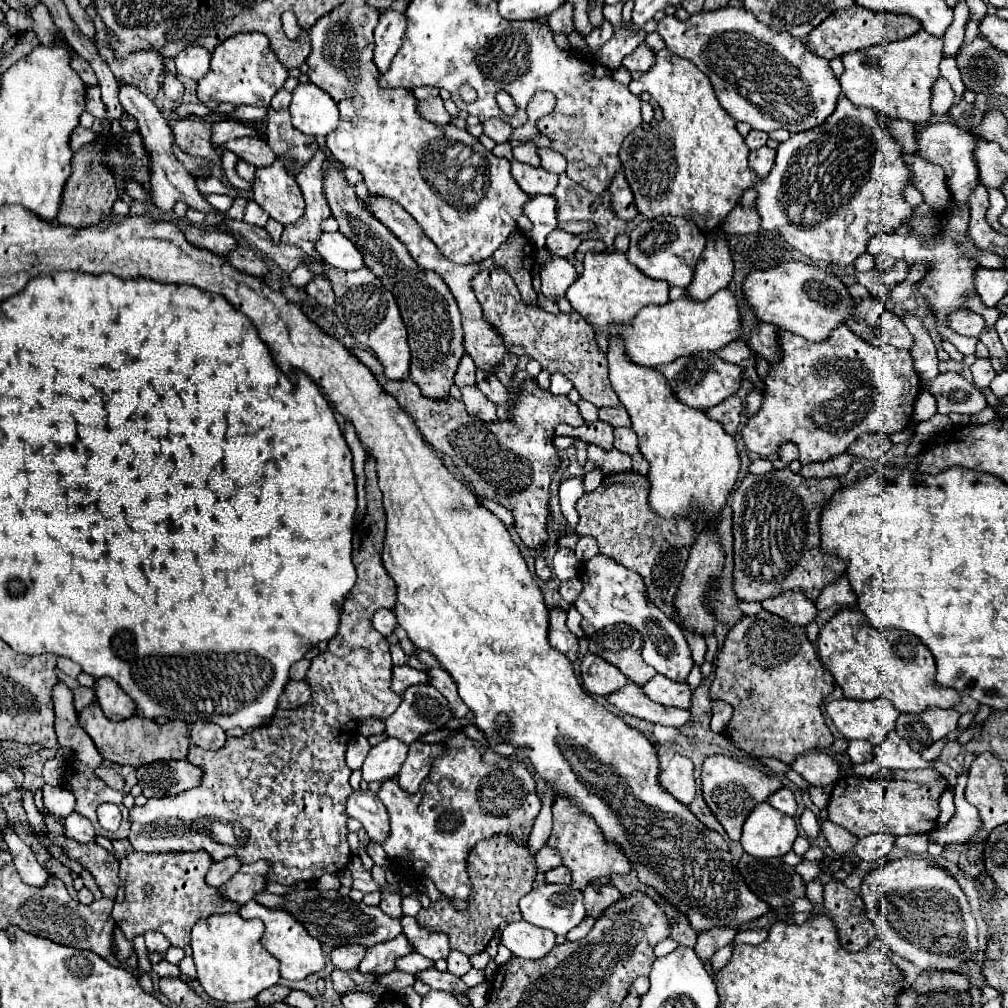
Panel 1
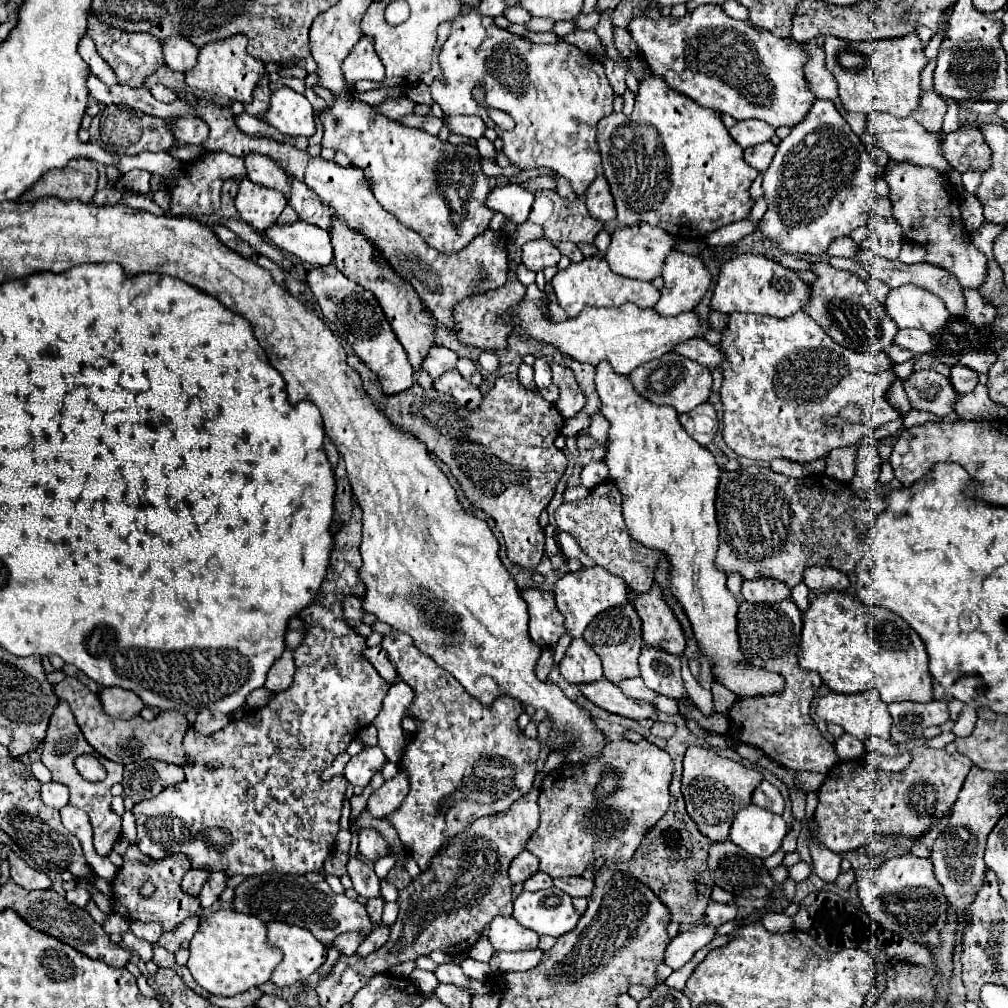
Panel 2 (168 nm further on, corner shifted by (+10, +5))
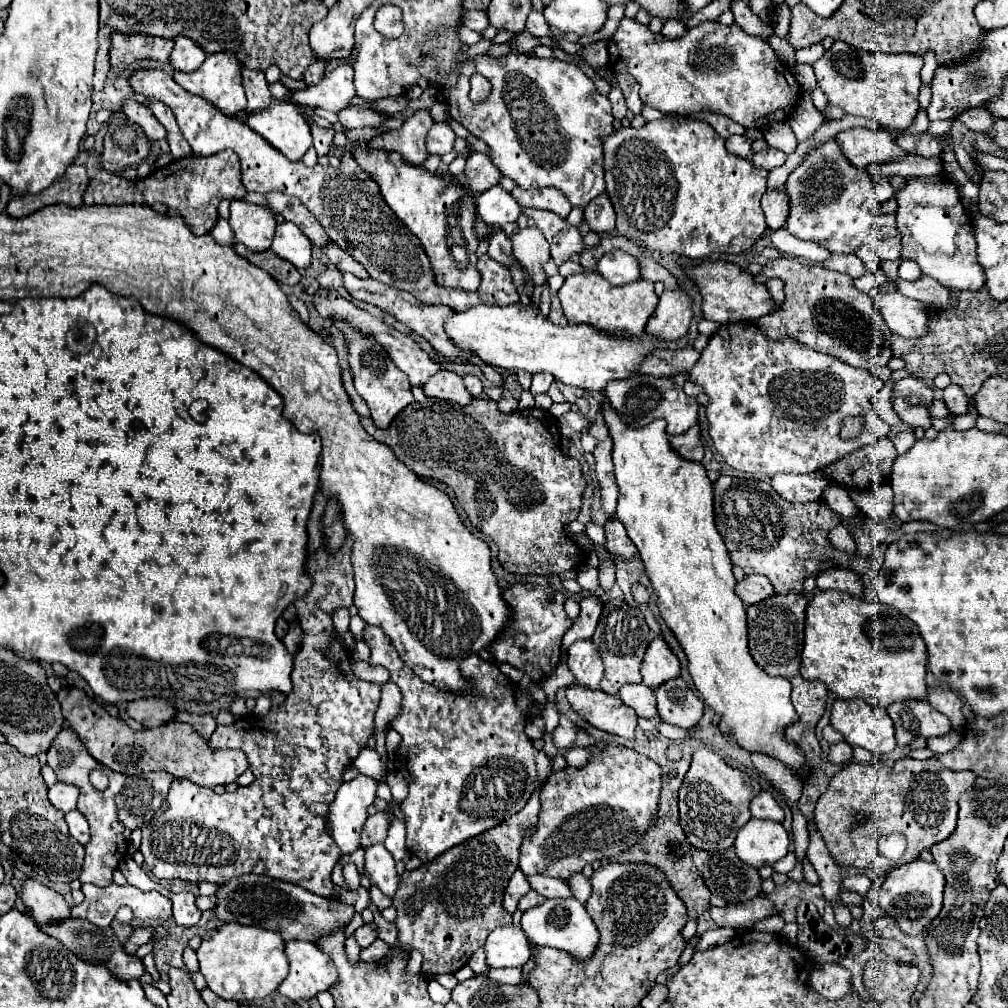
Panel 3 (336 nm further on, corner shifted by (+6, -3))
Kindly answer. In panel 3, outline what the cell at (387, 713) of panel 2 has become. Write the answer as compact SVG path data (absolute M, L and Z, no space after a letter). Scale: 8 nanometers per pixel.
M394 682L382 684L382 702L380 702L380 706L378 706L376 720L374 720L376 728L382 728L382 730L388 730L388 728L390 728L392 718L398 714L400 700L402 700L400 688L398 688Z

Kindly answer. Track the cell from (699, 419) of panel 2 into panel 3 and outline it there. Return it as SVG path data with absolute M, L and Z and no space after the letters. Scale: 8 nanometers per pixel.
M696 424L696 426L692 426L692 430L688 430L688 434L670 438L670 446L680 458L700 462L704 456L704 448L700 442L700 426Z

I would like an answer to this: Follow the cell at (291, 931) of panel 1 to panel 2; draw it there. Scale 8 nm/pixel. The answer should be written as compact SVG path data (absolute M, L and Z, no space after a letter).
M268 922L268 942L278 948L284 958L272 972L272 982L278 986L292 986L304 982L326 962L324 944L318 942L300 926L284 922Z

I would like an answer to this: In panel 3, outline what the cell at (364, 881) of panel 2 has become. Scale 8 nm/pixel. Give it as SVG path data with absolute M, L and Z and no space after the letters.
M372 884L372 888L370 888L370 896L372 896L372 904L376 904L378 910L384 910L384 908L392 906L392 898L388 898L386 894L382 894L374 884Z

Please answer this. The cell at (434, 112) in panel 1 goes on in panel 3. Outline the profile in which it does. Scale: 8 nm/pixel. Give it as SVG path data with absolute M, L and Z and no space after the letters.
M346 106L344 110L338 112L338 122L348 130L376 126L376 124L382 124L384 120L386 120L384 114L378 114L370 108L362 108L362 106Z

